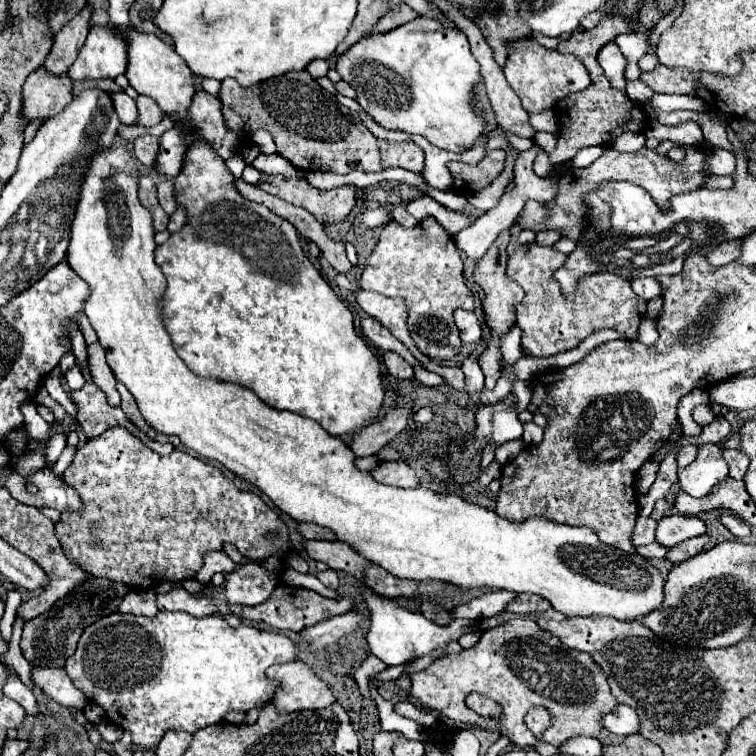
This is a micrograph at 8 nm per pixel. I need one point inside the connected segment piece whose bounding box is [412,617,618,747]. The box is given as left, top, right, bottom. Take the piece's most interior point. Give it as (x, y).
(517, 664)

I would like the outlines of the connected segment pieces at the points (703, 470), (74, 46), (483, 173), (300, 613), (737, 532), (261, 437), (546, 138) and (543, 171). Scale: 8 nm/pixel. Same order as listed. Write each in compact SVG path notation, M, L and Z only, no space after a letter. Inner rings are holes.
M702 445L694 463L678 471L678 485L692 497L708 495L714 483L728 475L728 465L722 457L722 449L716 445Z
M84 7L72 21L68 21L62 31L58 31L52 51L44 61L44 67L50 75L62 75L76 59L78 51L82 49L86 35L88 35L88 19L90 19L90 7Z
M494 149L478 165L450 163L448 169L454 177L454 189L466 191L466 195L474 191L482 191L504 171L506 157L508 157L508 151Z
M280 583L266 603L254 605L254 607L242 607L240 615L242 615L244 621L256 621L256 623L262 621L268 627L278 629L278 631L302 631L304 627L312 627L316 621L324 621L328 617L348 613L350 609L352 609L352 601L348 597L326 599L326 597L322 597L322 595L310 591L310 589L290 587L290 585Z
M722 515L720 517L720 523L736 537L736 539L748 539L748 535L750 535L750 525L748 523L744 523L740 517L736 517L736 515Z
M110 147L106 151L98 151L98 155L94 155L94 159L90 159L90 169L86 171L86 179L82 179L82 191L80 191L80 201L78 201L78 209L76 209L76 217L74 217L74 223L72 223L72 237L70 237L70 247L68 247L68 263L70 267L76 271L76 275L80 275L80 279L84 279L92 291L90 299L86 301L86 307L84 307L84 313L90 321L90 325L94 327L96 335L98 335L98 341L102 345L102 349L106 351L106 361L108 361L108 367L112 369L114 377L118 381L122 381L126 385L126 389L132 393L132 397L136 399L136 405L144 417L144 421L158 433L166 433L166 435L176 435L180 437L182 445L188 447L188 449L194 449L198 455L206 457L206 459L214 459L214 461L220 461L228 471L232 471L236 477L252 483L254 487L258 487L264 495L270 497L270 501L280 509L284 511L286 515L290 515L294 521L304 521L304 523L316 523L320 527L326 527L330 529L340 541L348 543L354 551L358 551L364 559L372 561L372 563L378 563L380 567L384 567L388 573L392 573L394 577L400 577L400 579L412 579L412 581L442 581L442 583L450 583L450 585L456 585L456 587L464 587L464 589L482 589L482 587L492 587L492 589L506 589L506 591L514 591L514 593L536 593L544 599L550 601L550 605L564 613L566 617L590 617L590 615L606 615L606 617L614 617L614 619L620 619L620 621L634 621L634 619L640 619L644 615L648 615L650 611L658 609L662 599L664 599L664 583L666 583L666 577L660 573L660 569L656 569L646 557L638 555L636 551L634 553L622 553L620 549L616 547L610 547L610 545L604 545L600 543L598 535L590 529L590 527L572 527L572 525L562 525L562 523L556 523L548 517L530 517L530 519L524 519L520 523L516 521L508 521L504 517L500 517L498 513L482 507L482 505L476 505L476 503L470 503L458 495L444 495L444 493L434 493L432 489L424 489L424 487L416 487L416 489L396 489L396 487L388 487L388 485L382 485L378 481L374 481L370 477L370 473L366 471L358 471L354 467L354 455L352 451L348 449L346 443L342 443L338 437L332 437L328 435L314 419L308 419L308 417L302 417L302 415L296 415L296 413L286 413L286 411L278 411L278 409L272 409L268 407L264 401L260 401L254 393L250 393L248 389L242 389L238 385L230 385L230 383L222 383L222 381L210 381L210 379L202 379L202 377L196 377L188 367L186 363L176 355L174 347L172 347L172 339L162 323L162 309L160 309L160 299L166 291L166 279L162 275L162 271L158 269L158 265L154 263L154 249L156 249L156 243L154 243L154 229L152 229L152 215L148 213L148 209L144 209L138 201L138 181L140 181L140 171L138 171L138 165L136 165L136 159L124 149L124 147Z
M537 132L535 135L535 142L547 153L554 150L557 139L558 137L556 135L546 132Z
M544 151L538 153L538 157L534 159L534 167L532 169L534 169L534 173L538 173L538 177L550 177L554 173L554 167L550 165L548 155Z

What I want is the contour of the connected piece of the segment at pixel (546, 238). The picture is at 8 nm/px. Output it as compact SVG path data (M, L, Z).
M540 231L540 233L536 233L536 245L548 245L548 247L552 247L556 241L560 239L560 235L556 233L556 231Z

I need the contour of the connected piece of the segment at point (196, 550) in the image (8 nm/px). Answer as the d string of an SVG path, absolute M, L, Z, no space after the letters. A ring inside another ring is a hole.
M114 427L114 429L104 431L104 433L98 435L98 437L88 439L88 443L76 451L74 461L68 465L68 469L66 469L64 475L62 475L62 481L64 481L66 485L70 485L72 489L76 489L78 495L80 495L80 499L82 499L82 507L80 507L78 511L62 511L62 513L60 513L60 521L54 523L54 527L56 527L56 537L58 537L58 541L60 541L60 547L62 547L62 551L64 551L64 555L66 555L74 565L78 563L86 573L90 573L90 575L94 575L94 577L108 577L108 579L114 579L114 581L124 583L128 587L132 587L132 589L154 589L156 583L160 583L160 581L178 583L178 579L194 579L196 573L198 573L198 569L200 569L202 563L204 563L204 561L202 561L204 555L210 553L210 551L222 549L222 543L224 543L224 541L236 543L238 551L240 551L242 555L248 555L248 557L254 559L254 561L256 561L256 559L266 559L266 557L270 557L270 555L274 555L274 553L278 553L278 551L284 551L284 553L286 553L286 551L290 551L290 547L292 547L292 545L290 545L290 539L288 539L288 529L286 529L286 525L280 521L280 517L278 517L256 493L236 489L236 487L232 485L232 481L222 475L222 471L218 471L218 469L212 467L210 463L204 463L204 461L200 461L200 459L196 459L196 457L192 457L192 455L188 455L188 453L174 451L174 453L170 453L170 455L166 455L166 457L154 453L154 451L148 449L138 437L130 435L124 427ZM272 531L278 533L276 539L270 537Z

